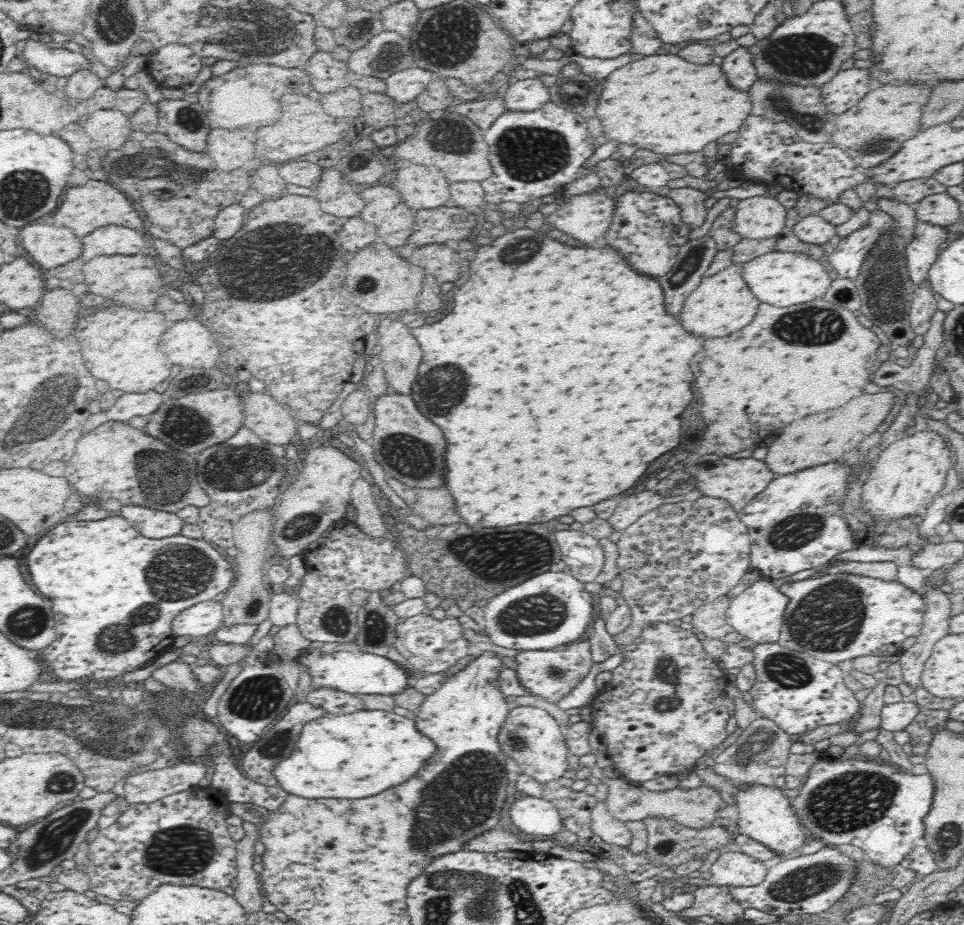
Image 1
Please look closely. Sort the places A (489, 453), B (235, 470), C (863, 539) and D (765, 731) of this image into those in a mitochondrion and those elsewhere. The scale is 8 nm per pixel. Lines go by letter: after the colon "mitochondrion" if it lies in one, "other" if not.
A: other
B: mitochondrion
C: other
D: mitochondrion

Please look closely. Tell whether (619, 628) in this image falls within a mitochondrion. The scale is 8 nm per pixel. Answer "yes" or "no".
no

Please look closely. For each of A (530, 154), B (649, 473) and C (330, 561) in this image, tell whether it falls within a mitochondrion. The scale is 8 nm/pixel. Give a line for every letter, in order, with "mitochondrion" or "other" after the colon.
A: mitochondrion
B: other
C: other

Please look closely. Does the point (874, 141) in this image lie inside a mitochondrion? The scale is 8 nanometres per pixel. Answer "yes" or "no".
yes

